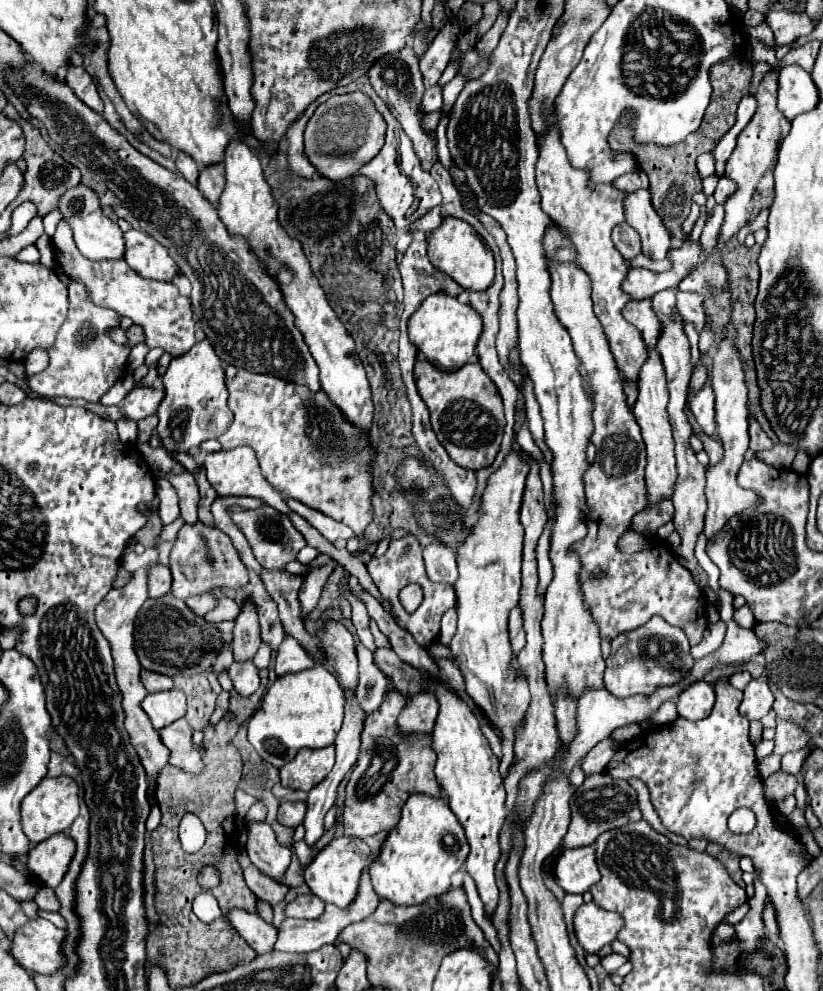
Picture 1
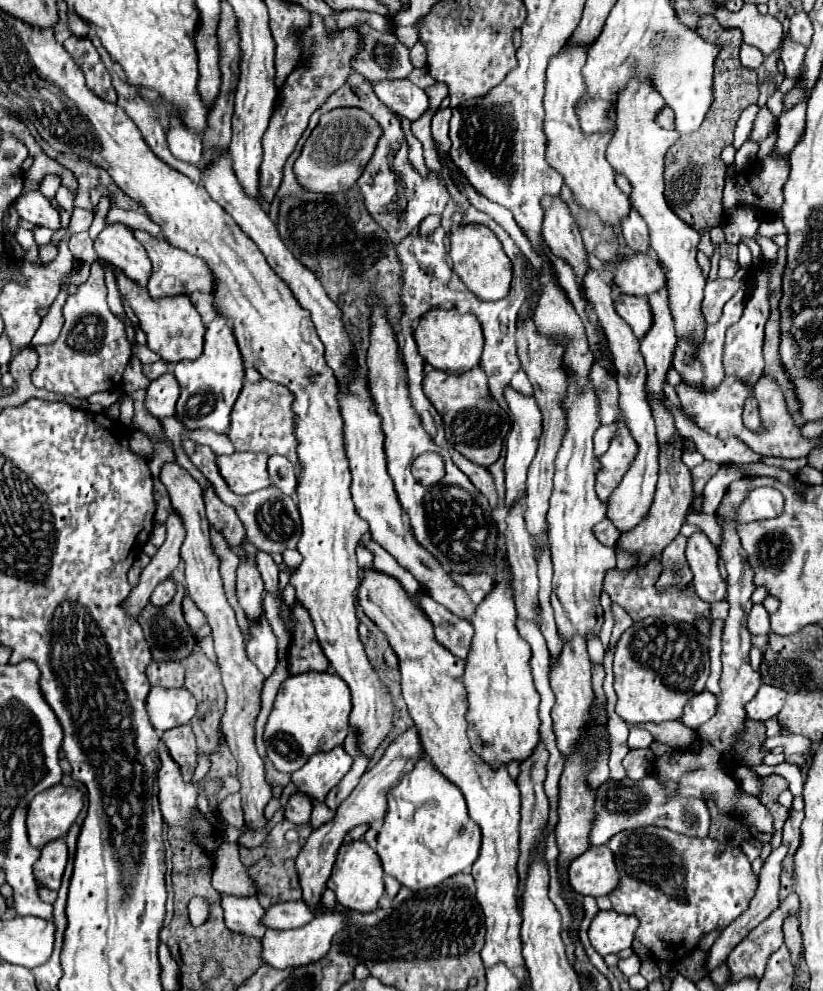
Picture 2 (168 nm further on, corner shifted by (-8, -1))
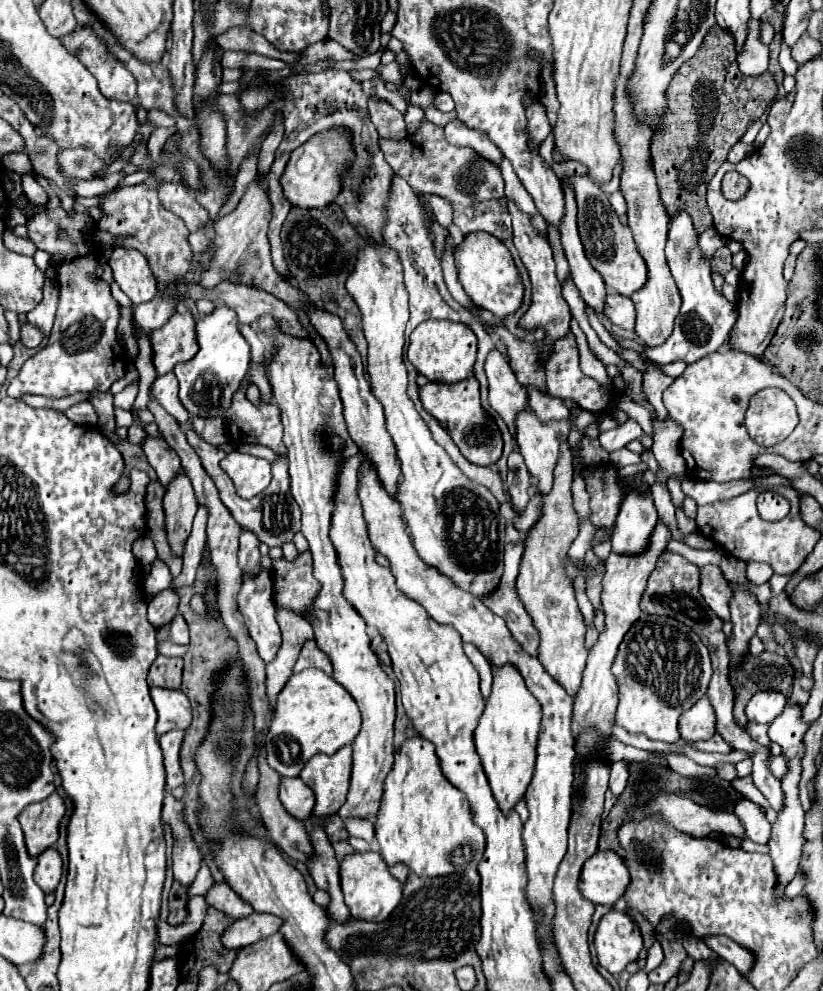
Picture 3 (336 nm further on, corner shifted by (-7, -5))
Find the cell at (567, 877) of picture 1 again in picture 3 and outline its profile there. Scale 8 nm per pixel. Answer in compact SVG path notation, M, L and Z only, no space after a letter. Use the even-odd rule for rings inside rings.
M596 851L582 867L580 893L594 905L602 903L612 907L630 883L624 861L614 851Z

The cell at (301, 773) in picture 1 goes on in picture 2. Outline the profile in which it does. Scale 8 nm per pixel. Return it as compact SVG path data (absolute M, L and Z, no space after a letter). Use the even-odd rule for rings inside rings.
M339 745L333 751L321 751L291 775L291 781L301 793L307 793L315 801L323 803L325 795L349 773L353 757Z

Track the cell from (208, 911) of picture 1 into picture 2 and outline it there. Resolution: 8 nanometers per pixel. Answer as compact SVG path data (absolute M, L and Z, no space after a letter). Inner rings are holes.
M221 893L221 907L225 911L225 925L231 931L253 935L259 939L265 935L267 927L261 923L265 909L253 895L237 897Z

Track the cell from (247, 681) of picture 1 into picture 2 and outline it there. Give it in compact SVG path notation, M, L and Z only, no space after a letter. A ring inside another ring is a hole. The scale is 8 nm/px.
M265 611L255 623L249 623L247 655L257 665L257 669L269 677L277 665L277 637L265 617Z

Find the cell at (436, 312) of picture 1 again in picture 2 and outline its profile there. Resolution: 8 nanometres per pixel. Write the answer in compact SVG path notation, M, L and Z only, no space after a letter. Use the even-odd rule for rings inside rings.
M433 309L421 317L413 335L421 357L433 369L445 373L465 373L479 365L483 353L483 331L473 313L459 313L457 309Z

